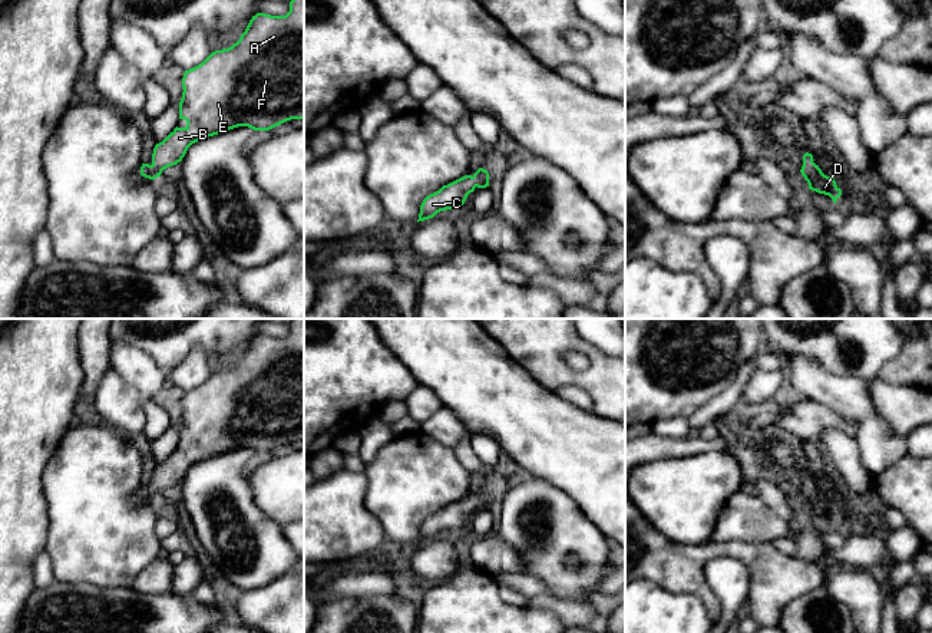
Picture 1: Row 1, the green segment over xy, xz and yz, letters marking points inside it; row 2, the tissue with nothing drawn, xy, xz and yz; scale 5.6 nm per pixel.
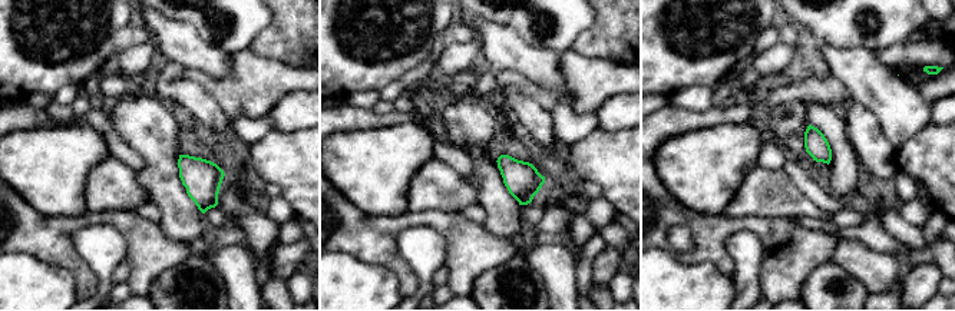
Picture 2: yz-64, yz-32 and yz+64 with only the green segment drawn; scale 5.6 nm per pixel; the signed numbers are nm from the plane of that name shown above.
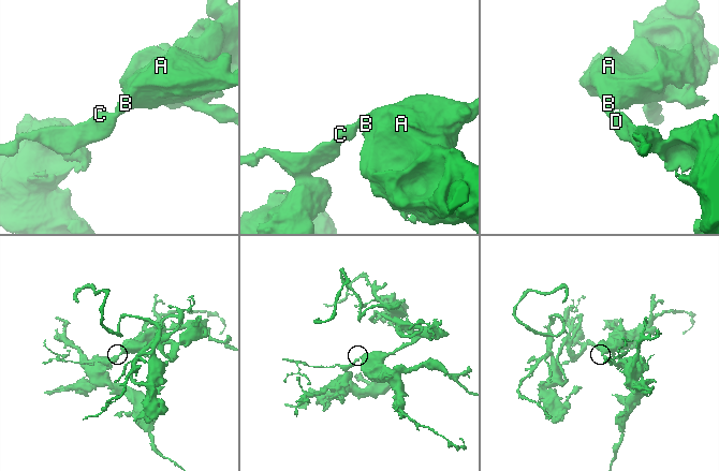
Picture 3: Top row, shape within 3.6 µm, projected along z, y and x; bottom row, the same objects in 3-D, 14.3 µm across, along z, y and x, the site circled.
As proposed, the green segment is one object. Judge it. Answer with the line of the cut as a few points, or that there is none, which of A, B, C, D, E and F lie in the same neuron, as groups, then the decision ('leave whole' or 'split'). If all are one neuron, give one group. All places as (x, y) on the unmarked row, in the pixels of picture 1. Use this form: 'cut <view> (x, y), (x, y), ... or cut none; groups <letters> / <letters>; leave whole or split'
cut none; groups A B C D E F; leave whole

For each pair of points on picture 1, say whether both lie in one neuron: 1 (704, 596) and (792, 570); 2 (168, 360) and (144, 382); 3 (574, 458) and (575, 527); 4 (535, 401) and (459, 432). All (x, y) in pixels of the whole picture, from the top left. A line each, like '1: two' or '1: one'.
1: one
2: two
3: two
4: two

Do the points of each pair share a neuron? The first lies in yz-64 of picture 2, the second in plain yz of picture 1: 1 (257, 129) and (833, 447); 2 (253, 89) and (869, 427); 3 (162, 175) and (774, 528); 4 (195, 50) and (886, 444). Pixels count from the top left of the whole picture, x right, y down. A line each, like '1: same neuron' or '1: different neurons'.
1: different neurons
2: different neurons
3: different neurons
4: same neuron

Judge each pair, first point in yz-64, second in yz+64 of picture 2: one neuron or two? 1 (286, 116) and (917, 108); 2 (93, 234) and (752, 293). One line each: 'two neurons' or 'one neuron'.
1: two neurons
2: one neuron

